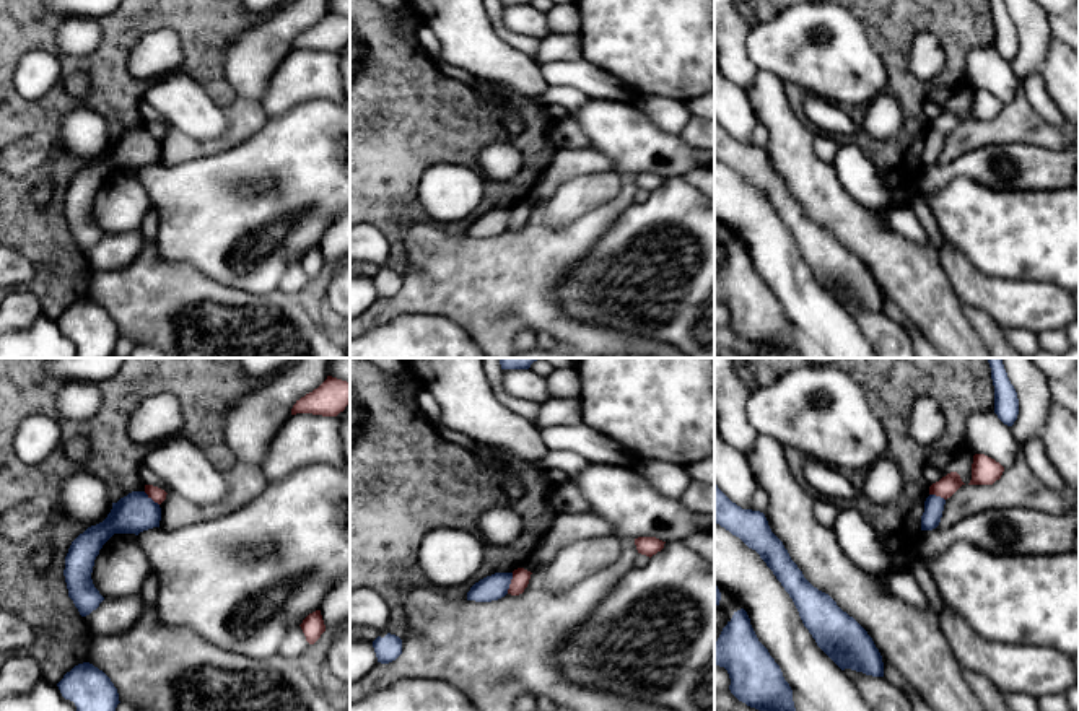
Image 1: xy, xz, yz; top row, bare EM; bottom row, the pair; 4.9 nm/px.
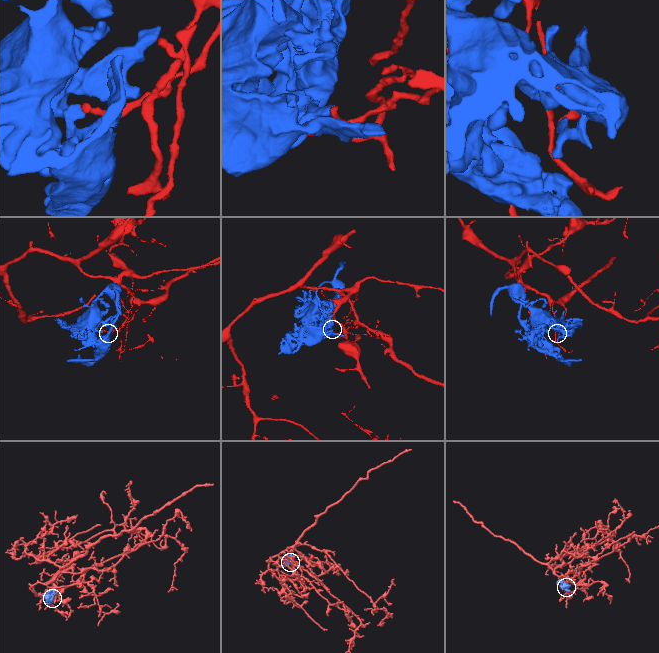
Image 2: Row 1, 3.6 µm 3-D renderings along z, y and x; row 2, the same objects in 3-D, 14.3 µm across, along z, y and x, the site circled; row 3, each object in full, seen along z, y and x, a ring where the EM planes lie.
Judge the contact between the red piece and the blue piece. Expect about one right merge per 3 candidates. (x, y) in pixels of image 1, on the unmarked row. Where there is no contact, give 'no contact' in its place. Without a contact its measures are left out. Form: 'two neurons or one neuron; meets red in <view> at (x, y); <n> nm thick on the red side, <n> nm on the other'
two neurons; meets red in xz at (511, 218); 90 nm thick on the red side, 130 nm on the other

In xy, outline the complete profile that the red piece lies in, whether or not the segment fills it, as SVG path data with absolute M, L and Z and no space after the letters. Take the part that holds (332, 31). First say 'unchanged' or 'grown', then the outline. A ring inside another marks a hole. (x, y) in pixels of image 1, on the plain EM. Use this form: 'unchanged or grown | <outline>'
unchanged | M327 11L312 28L306 29L291 44L291 50L312 49L337 52L350 39L350 18Z

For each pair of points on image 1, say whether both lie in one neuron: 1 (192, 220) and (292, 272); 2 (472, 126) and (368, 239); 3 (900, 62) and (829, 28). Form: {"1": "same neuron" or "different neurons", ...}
{"1": "different neurons", "2": "different neurons", "3": "different neurons"}

